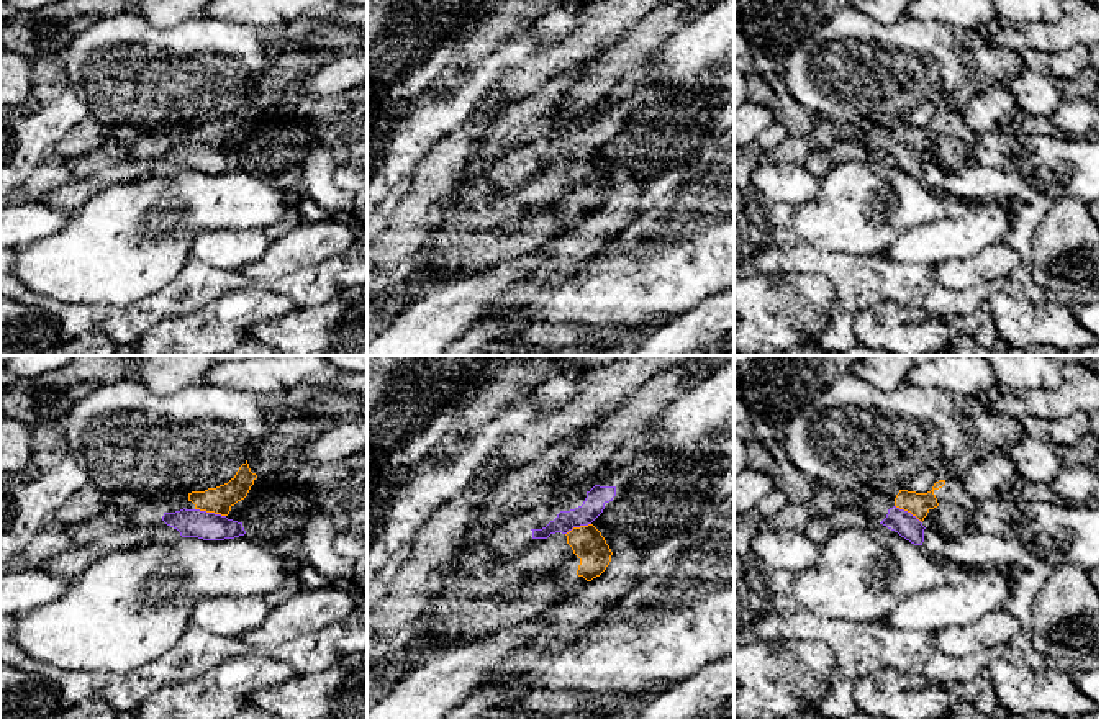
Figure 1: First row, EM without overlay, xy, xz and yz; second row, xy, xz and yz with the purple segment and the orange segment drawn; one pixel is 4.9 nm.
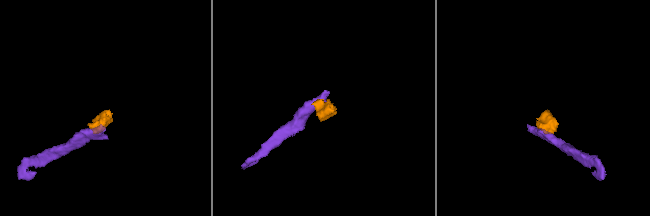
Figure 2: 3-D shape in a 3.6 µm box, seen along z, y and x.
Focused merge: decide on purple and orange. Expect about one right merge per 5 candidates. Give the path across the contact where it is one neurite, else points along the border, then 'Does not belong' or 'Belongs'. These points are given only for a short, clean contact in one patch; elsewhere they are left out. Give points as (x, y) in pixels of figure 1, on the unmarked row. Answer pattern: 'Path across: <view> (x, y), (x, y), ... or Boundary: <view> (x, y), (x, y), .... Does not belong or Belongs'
Boundary: xy (195, 141), (225, 149). Does not belong

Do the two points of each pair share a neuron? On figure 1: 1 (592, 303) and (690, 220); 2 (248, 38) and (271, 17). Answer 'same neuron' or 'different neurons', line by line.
1: same neuron
2: different neurons

